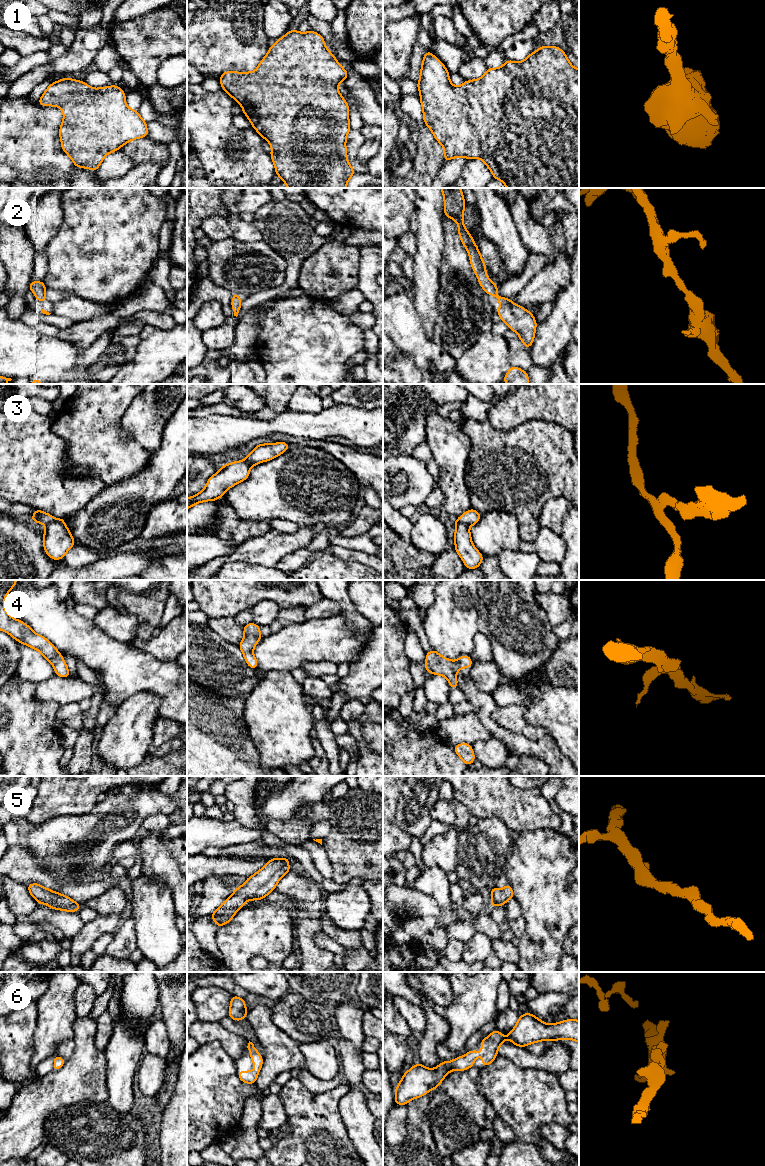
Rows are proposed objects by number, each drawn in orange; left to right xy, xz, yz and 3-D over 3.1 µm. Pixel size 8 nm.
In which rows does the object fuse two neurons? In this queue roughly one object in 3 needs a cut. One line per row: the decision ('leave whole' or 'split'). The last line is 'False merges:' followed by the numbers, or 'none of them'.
1: leave whole
2: leave whole
3: split
4: leave whole
5: leave whole
6: leave whole
False merges: 3

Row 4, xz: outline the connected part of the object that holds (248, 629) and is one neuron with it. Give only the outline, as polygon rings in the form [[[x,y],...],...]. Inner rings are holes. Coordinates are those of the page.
[[[253,622],[244,625],[244,638],[238,645],[238,647],[242,650],[247,665],[252,669],[258,668],[258,661],[254,657],[253,650],[255,645],[263,637],[259,629],[260,626]]]

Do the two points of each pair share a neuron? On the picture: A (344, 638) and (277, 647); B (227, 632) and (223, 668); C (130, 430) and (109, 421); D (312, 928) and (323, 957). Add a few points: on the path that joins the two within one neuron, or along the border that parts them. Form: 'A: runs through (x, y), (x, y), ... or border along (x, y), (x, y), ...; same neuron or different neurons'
A: runs through (327, 639), (294, 645); same neuron
B: border along (208, 626), (223, 639), (237, 646); different neurons
C: border along (129, 404), (119, 434), (137, 442); different neurons
D: runs through (310, 935), (310, 945), (316, 951); same neuron

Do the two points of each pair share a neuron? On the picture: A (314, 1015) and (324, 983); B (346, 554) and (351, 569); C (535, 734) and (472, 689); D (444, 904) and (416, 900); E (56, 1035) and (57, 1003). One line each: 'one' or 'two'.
A: two
B: two
C: two
D: two
E: one

